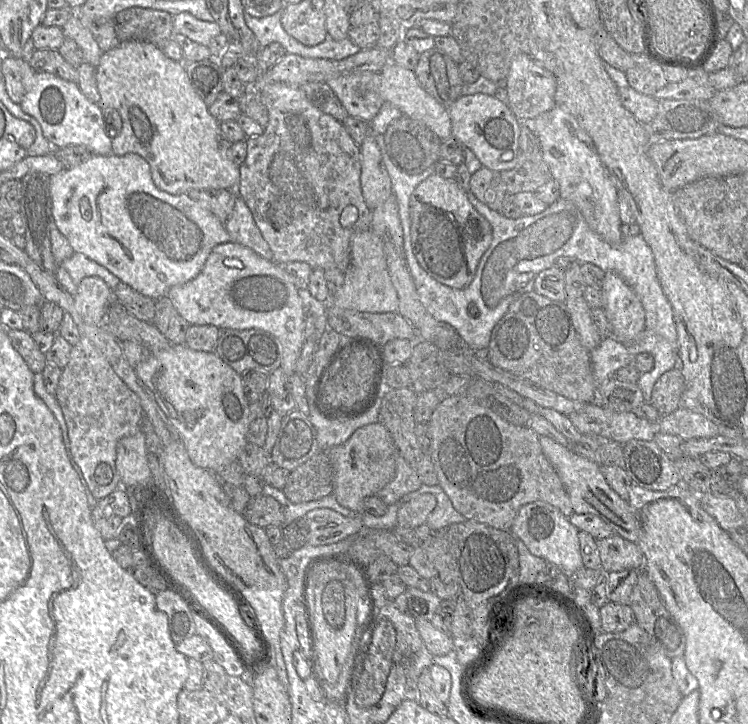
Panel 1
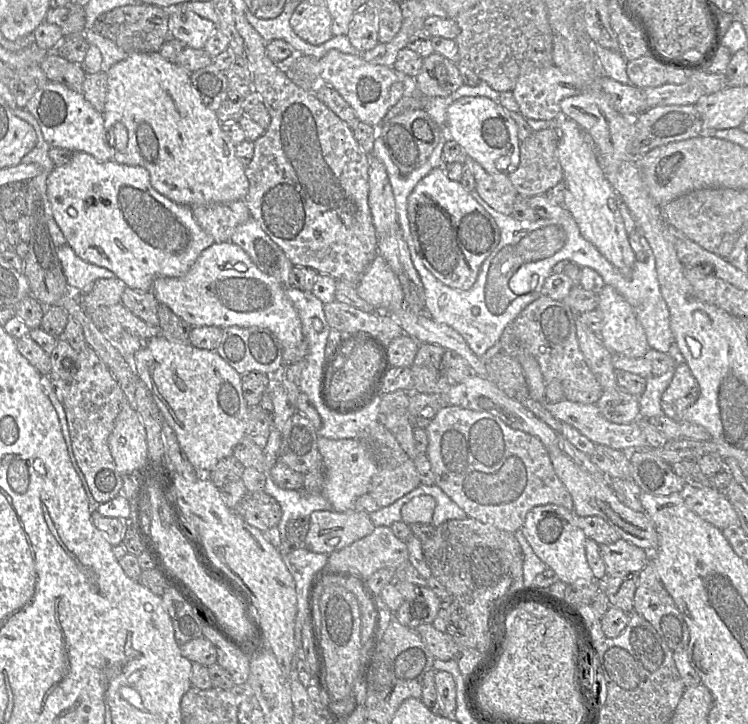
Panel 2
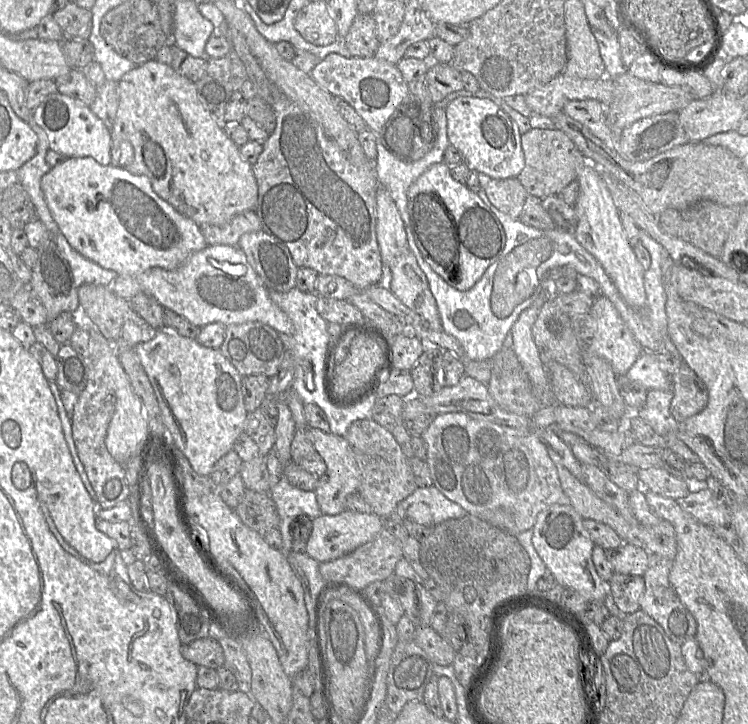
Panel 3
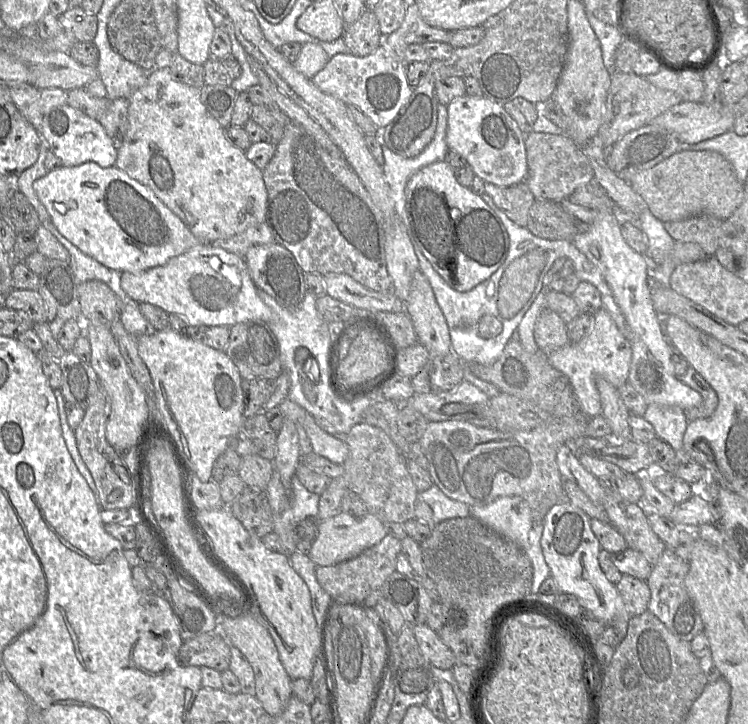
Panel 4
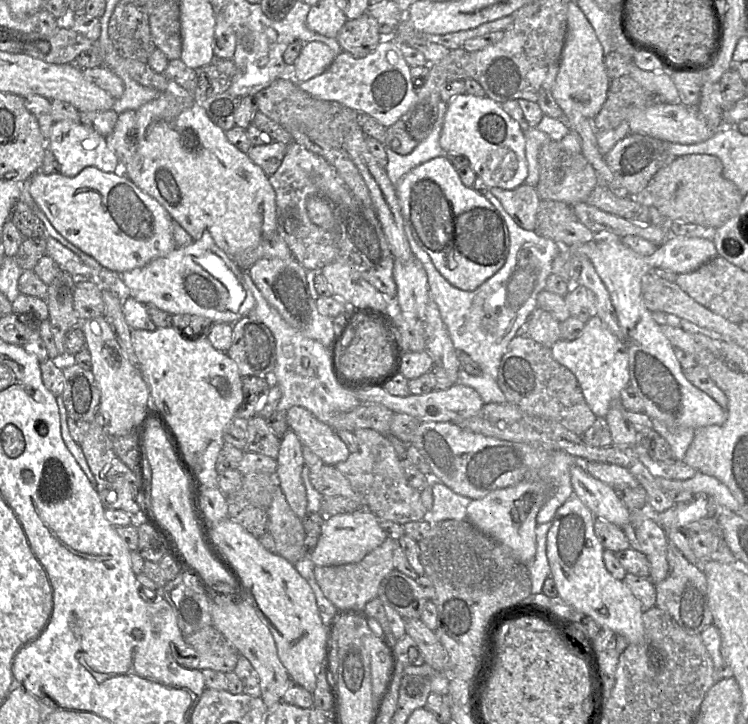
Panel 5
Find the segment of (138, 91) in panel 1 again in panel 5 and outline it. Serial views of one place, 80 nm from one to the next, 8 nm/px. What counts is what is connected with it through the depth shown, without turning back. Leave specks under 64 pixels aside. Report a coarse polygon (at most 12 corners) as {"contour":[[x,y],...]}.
{"contour":[[174,81],[122,166],[237,264],[277,233],[262,168]]}

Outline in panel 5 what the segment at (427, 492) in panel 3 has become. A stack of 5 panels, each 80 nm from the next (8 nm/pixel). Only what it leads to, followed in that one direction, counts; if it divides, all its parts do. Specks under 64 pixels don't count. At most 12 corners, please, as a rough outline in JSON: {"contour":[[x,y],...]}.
{"contour":[[433,480],[431,523],[467,519],[470,498]]}

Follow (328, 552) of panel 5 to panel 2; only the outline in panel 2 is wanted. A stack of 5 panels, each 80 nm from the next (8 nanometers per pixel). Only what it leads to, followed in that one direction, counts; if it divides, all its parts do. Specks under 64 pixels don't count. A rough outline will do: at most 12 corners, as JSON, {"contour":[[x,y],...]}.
{"contour":[[314,511],[308,550],[330,555],[371,534],[366,512]]}

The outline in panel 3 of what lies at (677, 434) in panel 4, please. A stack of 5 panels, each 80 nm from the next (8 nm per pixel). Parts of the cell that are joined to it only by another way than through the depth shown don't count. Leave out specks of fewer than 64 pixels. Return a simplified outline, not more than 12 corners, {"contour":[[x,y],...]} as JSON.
{"contour":[[647,391],[637,416],[662,437],[682,426],[670,412],[673,392]]}

